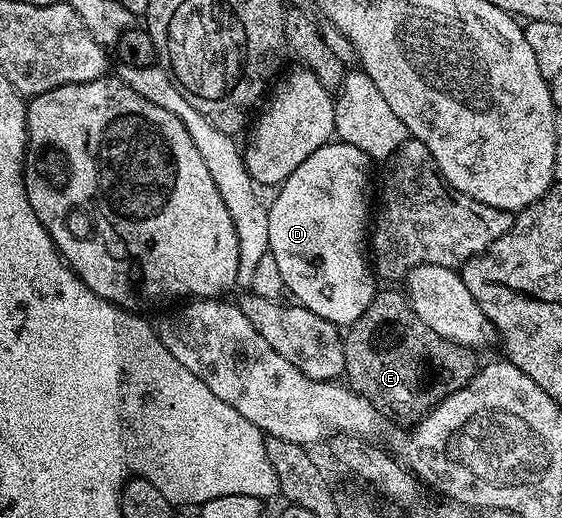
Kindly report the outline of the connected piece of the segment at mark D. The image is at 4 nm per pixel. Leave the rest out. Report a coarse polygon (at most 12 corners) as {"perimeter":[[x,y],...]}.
{"perimeter":[[332,139],[269,201],[284,290],[352,325],[377,292],[365,151]]}

